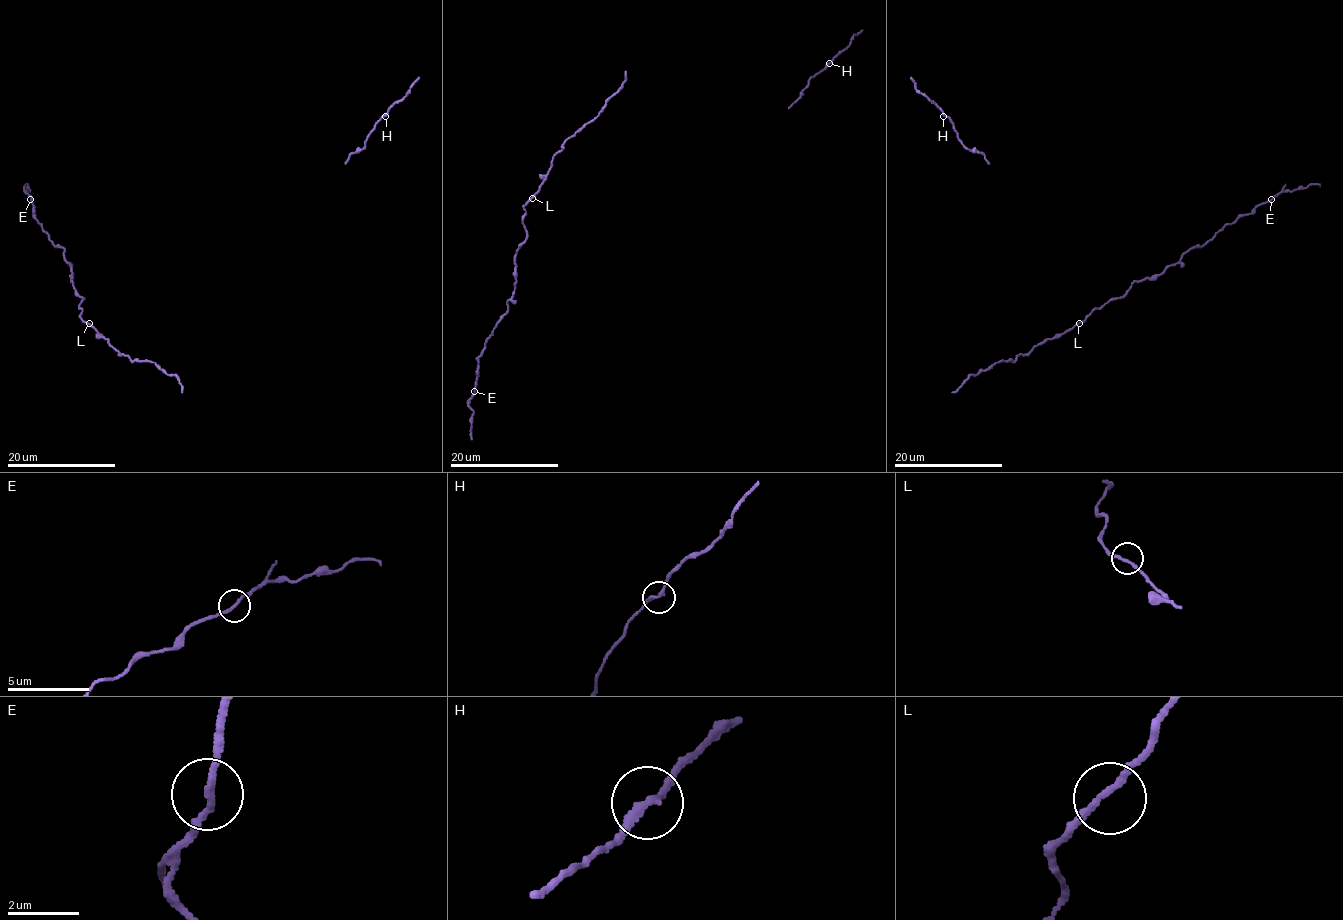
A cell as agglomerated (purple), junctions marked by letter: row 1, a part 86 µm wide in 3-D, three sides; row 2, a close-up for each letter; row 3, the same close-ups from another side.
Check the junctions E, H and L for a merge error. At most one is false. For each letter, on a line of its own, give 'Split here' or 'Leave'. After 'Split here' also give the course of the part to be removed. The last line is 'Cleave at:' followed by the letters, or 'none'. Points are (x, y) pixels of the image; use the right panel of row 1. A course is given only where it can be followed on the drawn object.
E: Leave
H: Leave
L: Leave
Cleave at: none

